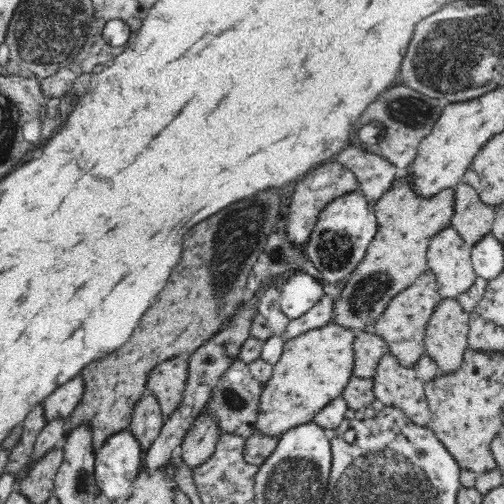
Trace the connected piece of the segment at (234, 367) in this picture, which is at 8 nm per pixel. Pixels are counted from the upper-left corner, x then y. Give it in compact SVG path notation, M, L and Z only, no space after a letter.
M239 358L218 378L204 409L216 419L216 423L222 427L222 432L249 437L258 424L258 402L262 390L263 384L250 372L248 363Z

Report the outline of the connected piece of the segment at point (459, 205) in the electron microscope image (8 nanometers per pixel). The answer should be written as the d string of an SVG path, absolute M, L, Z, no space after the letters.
M468 183L458 184L454 188L456 208L451 227L470 245L473 246L490 234L495 220L494 206L484 204L477 190Z

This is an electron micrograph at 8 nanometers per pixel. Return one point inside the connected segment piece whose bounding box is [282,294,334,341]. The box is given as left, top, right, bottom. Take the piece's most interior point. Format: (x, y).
(320, 314)

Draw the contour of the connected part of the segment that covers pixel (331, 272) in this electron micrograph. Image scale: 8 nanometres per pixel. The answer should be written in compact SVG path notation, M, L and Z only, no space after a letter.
M359 191L349 192L329 202L320 214L304 253L322 274L323 280L341 285L364 260L366 250L378 230L375 205Z

